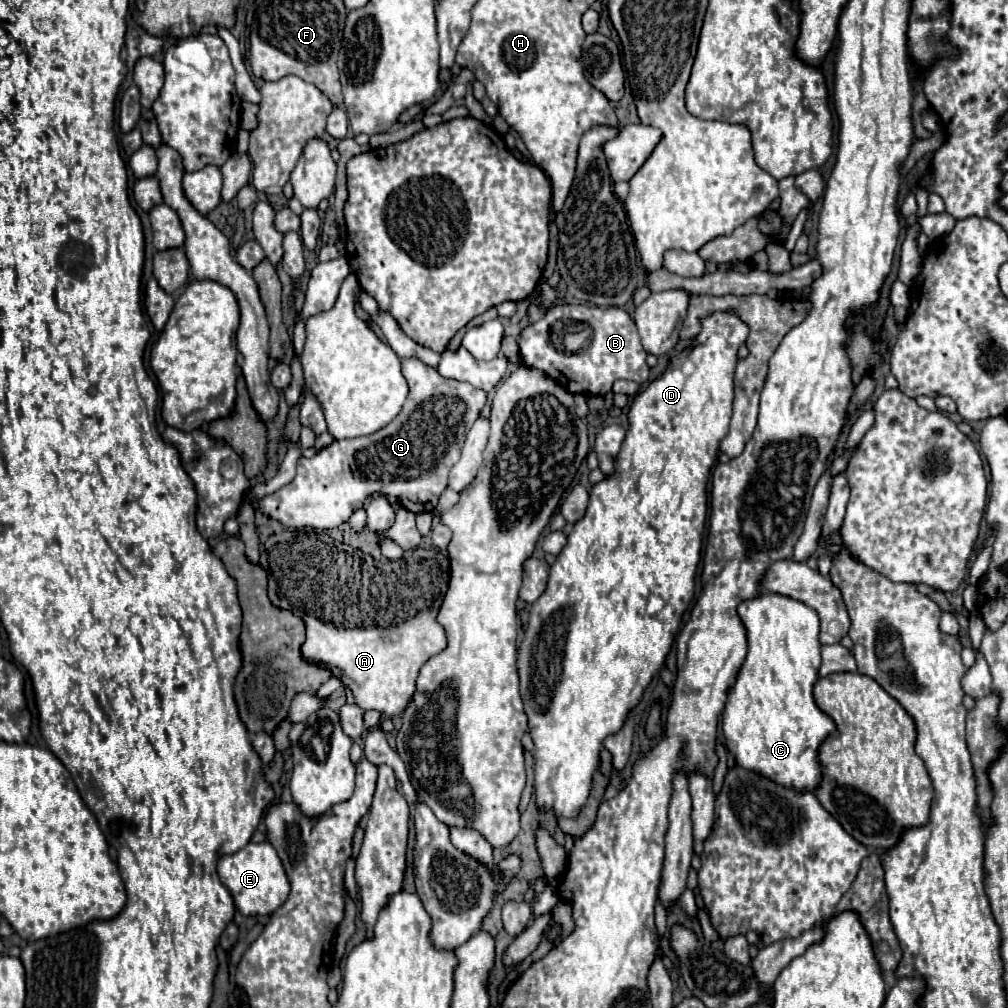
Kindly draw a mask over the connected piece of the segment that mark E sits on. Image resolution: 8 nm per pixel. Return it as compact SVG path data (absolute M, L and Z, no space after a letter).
M250 841L240 851L220 857L218 875L220 875L220 881L232 893L234 903L242 915L270 915L286 901L290 893L290 881L286 877L282 861L276 849L268 841L264 843Z

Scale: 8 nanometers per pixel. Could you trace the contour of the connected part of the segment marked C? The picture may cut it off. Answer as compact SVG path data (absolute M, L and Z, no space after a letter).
M764 593L738 605L746 627L748 655L728 693L722 733L736 765L760 773L796 793L816 791L822 781L818 749L836 723L818 709L812 687L820 669L818 613L790 597Z

